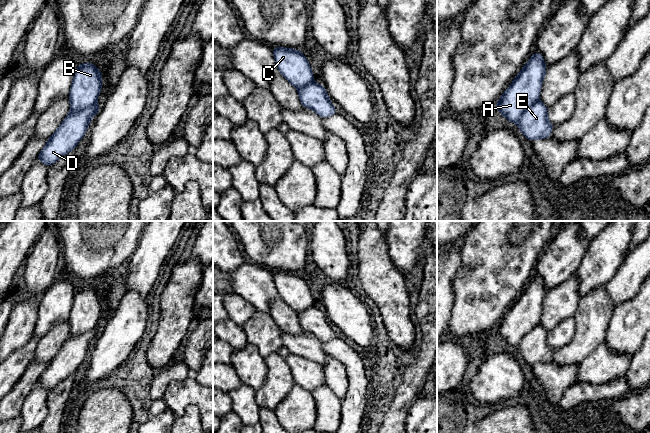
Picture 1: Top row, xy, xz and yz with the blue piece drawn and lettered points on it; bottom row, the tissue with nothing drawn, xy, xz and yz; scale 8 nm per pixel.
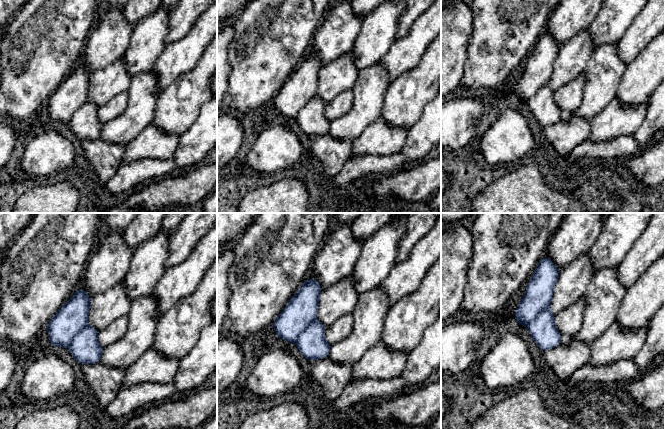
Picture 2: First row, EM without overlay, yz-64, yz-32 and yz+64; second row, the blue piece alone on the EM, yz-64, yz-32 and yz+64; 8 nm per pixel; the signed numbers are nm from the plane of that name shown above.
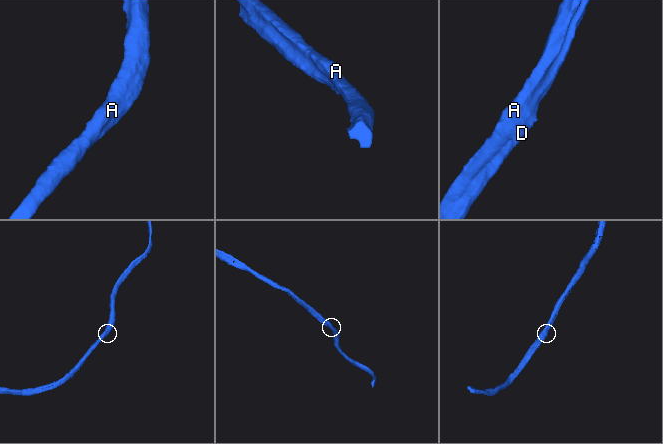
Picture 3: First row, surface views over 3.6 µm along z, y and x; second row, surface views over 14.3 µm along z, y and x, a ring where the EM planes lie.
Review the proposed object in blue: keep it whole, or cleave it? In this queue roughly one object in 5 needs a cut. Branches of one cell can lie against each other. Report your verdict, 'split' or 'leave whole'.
split

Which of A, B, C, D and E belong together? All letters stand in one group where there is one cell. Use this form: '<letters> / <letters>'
A B C / D E

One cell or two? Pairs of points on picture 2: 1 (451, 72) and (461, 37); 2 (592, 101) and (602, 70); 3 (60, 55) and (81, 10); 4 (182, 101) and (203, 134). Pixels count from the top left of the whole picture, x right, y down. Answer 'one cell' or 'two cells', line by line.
1: one cell
2: one cell
3: one cell
4: two cells

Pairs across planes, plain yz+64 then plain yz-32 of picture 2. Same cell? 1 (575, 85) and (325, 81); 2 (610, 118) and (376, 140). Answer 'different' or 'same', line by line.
1: different
2: same

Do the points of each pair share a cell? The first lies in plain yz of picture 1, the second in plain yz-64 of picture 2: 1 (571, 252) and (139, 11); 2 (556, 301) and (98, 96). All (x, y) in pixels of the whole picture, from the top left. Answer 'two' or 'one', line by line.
1: two
2: one

